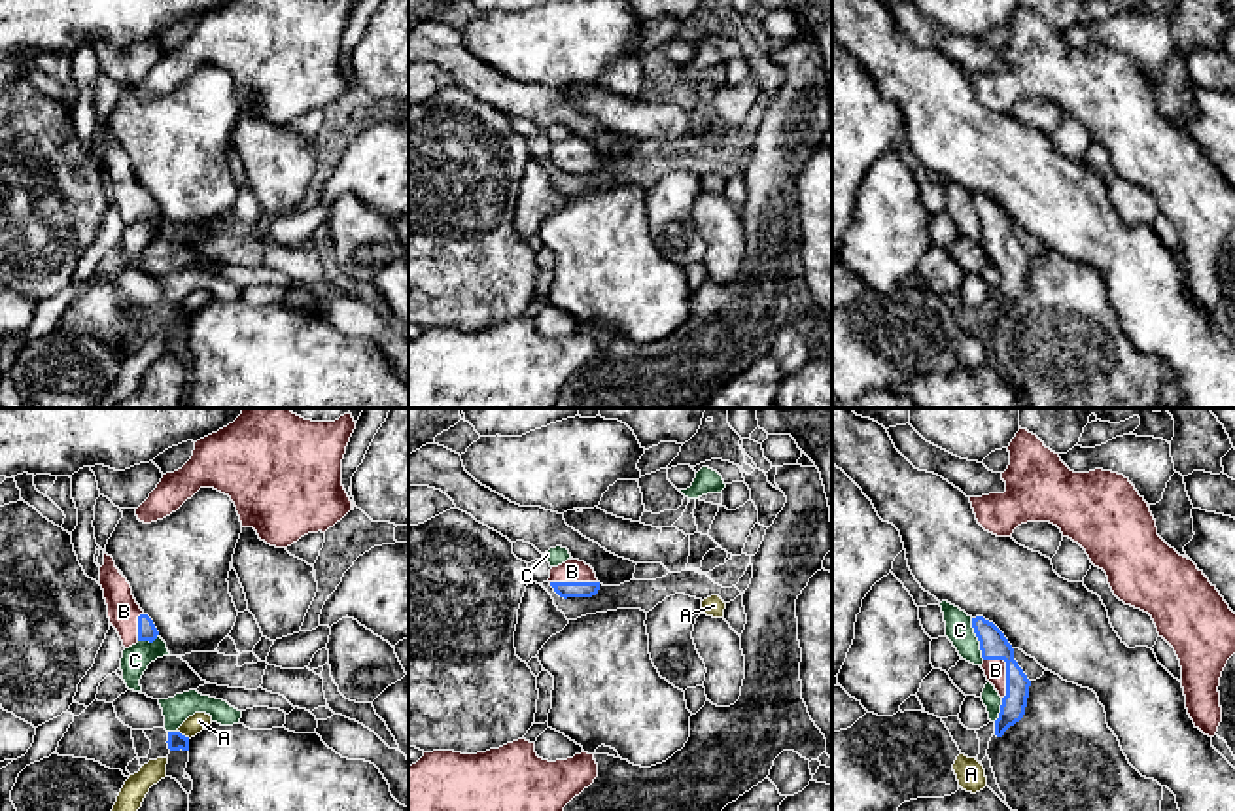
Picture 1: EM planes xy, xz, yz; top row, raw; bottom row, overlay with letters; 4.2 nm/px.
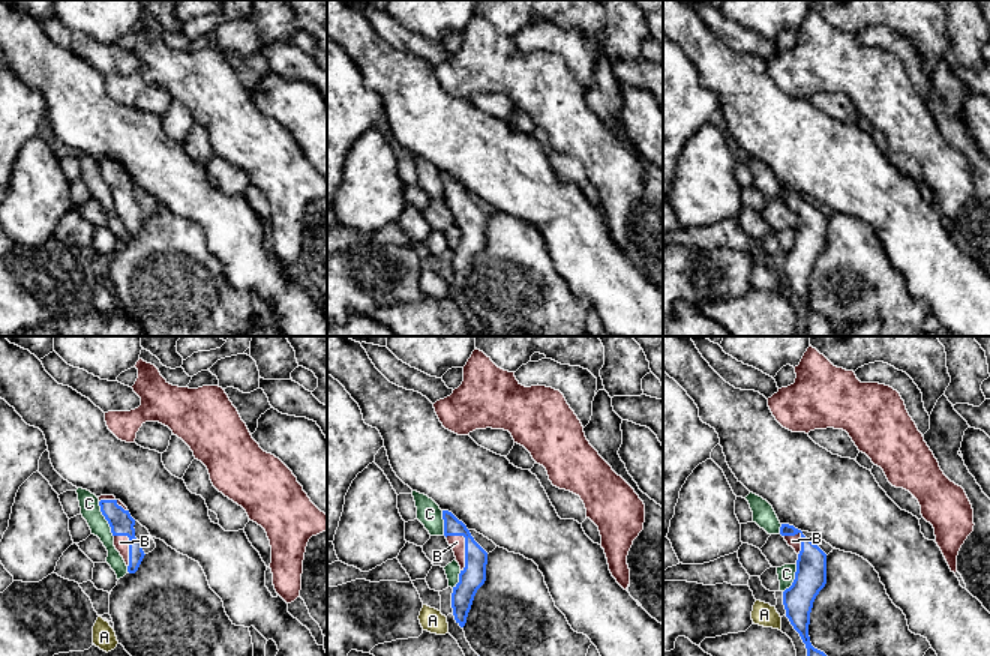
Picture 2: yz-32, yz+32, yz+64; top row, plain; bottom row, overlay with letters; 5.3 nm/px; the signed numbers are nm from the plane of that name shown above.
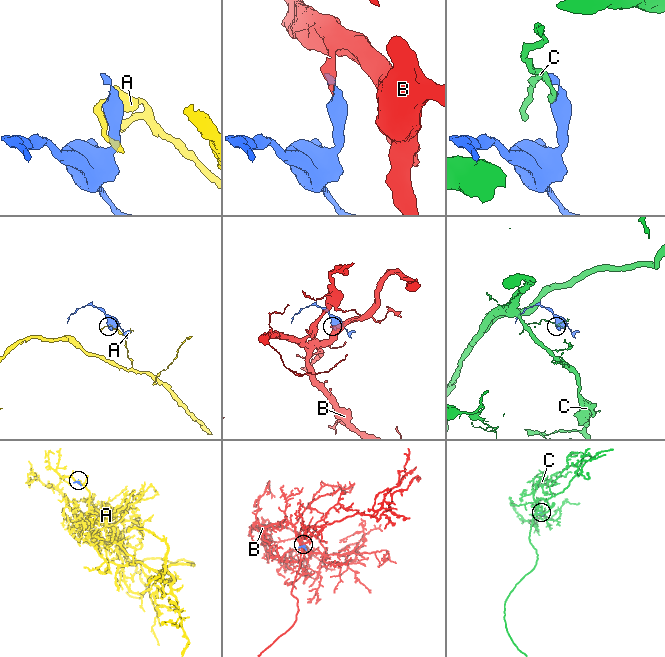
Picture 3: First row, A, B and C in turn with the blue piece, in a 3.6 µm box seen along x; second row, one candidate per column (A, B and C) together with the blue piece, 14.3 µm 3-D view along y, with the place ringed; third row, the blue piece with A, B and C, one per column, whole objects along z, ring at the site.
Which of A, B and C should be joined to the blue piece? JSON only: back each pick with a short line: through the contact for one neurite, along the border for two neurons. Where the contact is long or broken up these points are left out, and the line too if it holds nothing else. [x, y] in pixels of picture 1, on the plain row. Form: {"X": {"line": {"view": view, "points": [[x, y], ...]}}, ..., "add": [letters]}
{"B": {"line": {"view": "yz", "points": [[993, 222], [1007, 246], [995, 246]]}}, "add": ["B"]}

